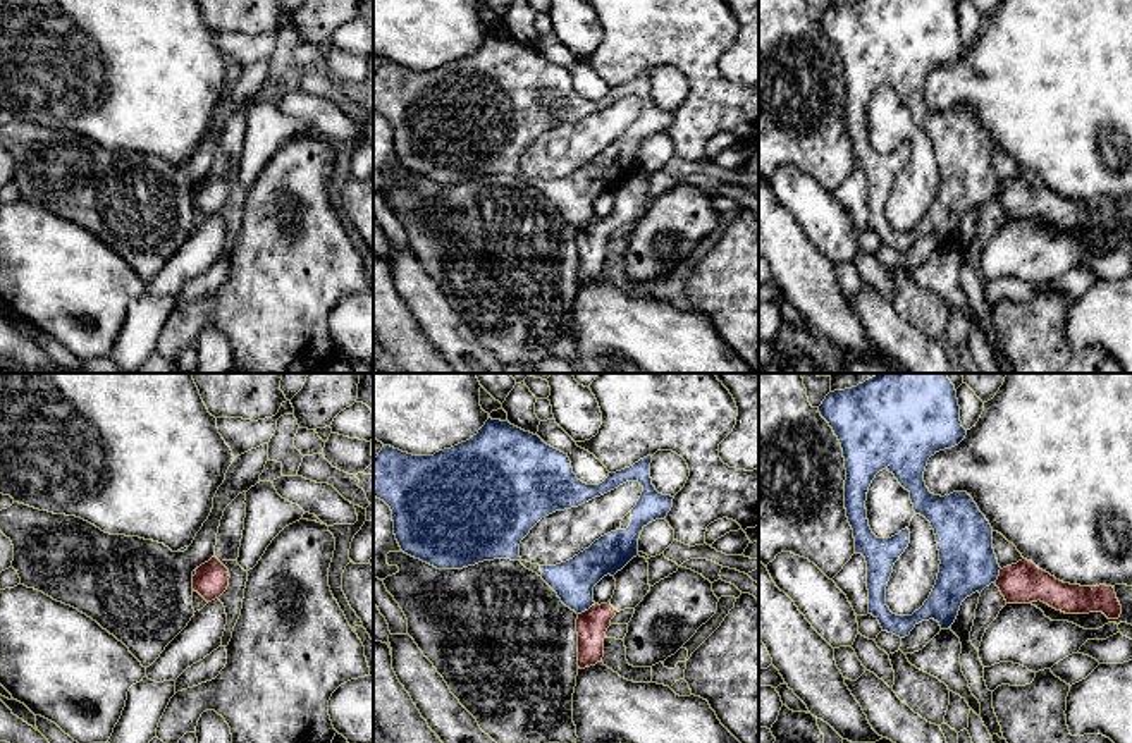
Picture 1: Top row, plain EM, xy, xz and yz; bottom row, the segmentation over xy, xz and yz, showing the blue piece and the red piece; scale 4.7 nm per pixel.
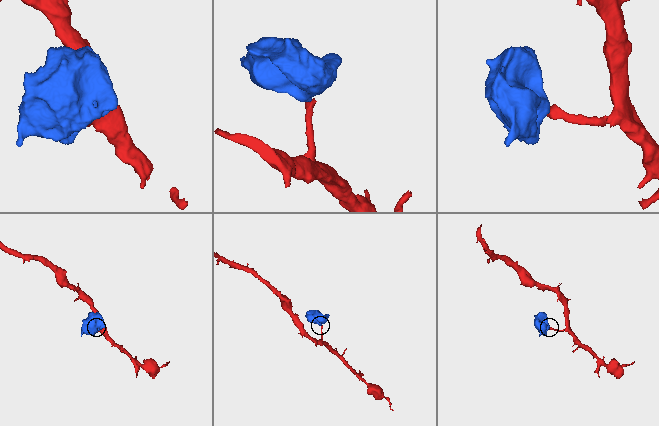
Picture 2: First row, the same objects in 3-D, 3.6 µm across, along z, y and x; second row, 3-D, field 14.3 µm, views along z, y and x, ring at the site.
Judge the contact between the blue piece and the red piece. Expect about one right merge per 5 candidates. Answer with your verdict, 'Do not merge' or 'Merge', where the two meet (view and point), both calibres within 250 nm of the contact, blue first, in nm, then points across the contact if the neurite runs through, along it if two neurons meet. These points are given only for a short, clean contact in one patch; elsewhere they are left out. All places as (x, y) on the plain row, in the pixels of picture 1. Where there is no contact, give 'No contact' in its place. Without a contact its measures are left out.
Do not merge. Touches blue at xz (587, 224). Thickness 200 nm (blue) against 140 nm. Boundary: xz (596, 219), (578, 229)

